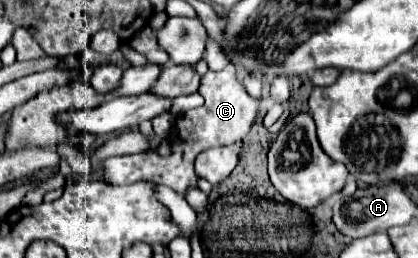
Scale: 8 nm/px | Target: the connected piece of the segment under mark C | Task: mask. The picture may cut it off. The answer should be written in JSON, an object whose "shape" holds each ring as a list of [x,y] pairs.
{"shape":[[[230,69],[212,73],[208,71],[200,79],[198,93],[204,97],[204,105],[198,109],[190,109],[184,115],[176,119],[174,133],[170,137],[170,155],[158,155],[156,151],[144,151],[136,155],[124,155],[124,157],[110,157],[102,163],[100,179],[108,185],[128,185],[136,183],[140,179],[154,181],[158,185],[166,185],[172,191],[186,197],[186,191],[190,187],[198,185],[198,175],[194,171],[194,159],[198,153],[210,149],[210,147],[222,147],[228,145],[228,139],[244,139],[246,133],[252,127],[252,121],[256,119],[258,101],[252,99],[244,87],[238,83],[234,73]]]}

